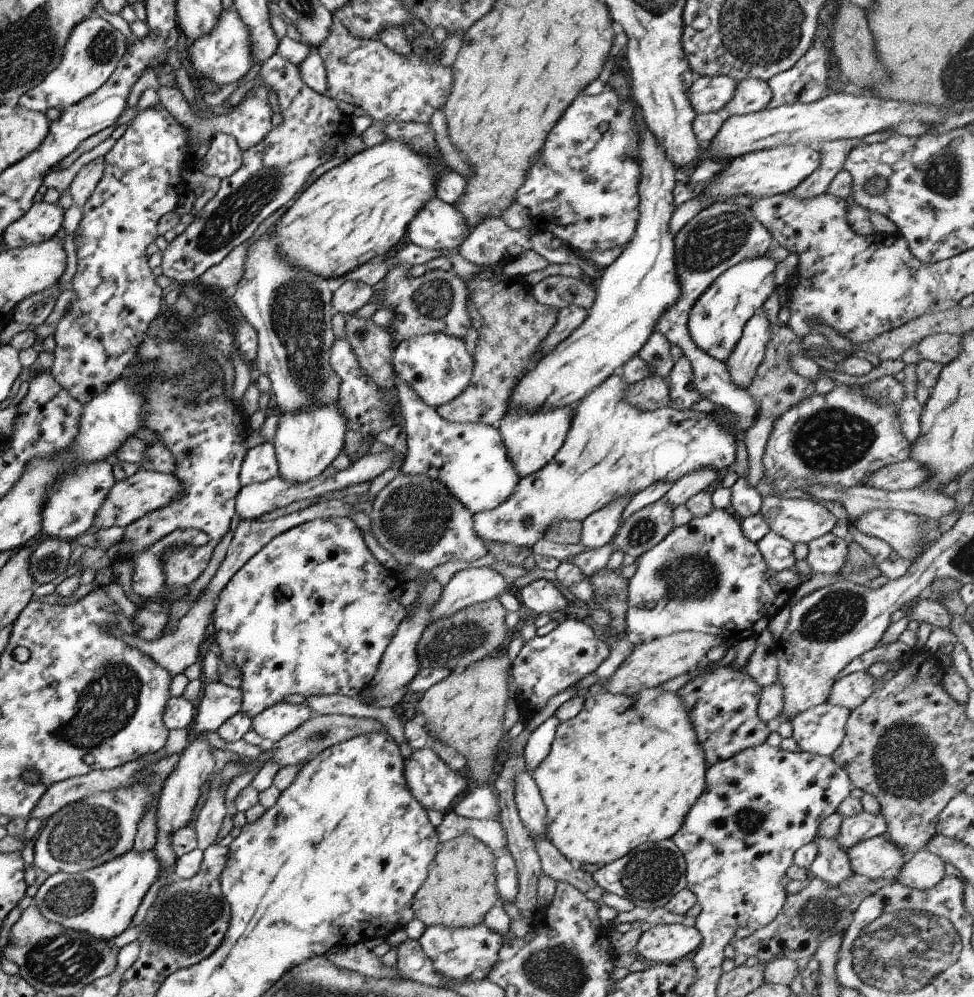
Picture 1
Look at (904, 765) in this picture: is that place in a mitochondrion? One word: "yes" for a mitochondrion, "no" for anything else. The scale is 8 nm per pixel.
yes

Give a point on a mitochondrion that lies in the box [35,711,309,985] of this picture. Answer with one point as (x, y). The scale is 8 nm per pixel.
(186, 922)

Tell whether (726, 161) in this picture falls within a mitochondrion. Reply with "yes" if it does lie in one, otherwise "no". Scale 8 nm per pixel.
no

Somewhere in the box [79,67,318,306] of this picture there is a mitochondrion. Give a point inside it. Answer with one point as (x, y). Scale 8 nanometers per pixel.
(243, 205)

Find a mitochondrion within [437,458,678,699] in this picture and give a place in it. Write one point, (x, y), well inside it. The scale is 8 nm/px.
(643, 532)

